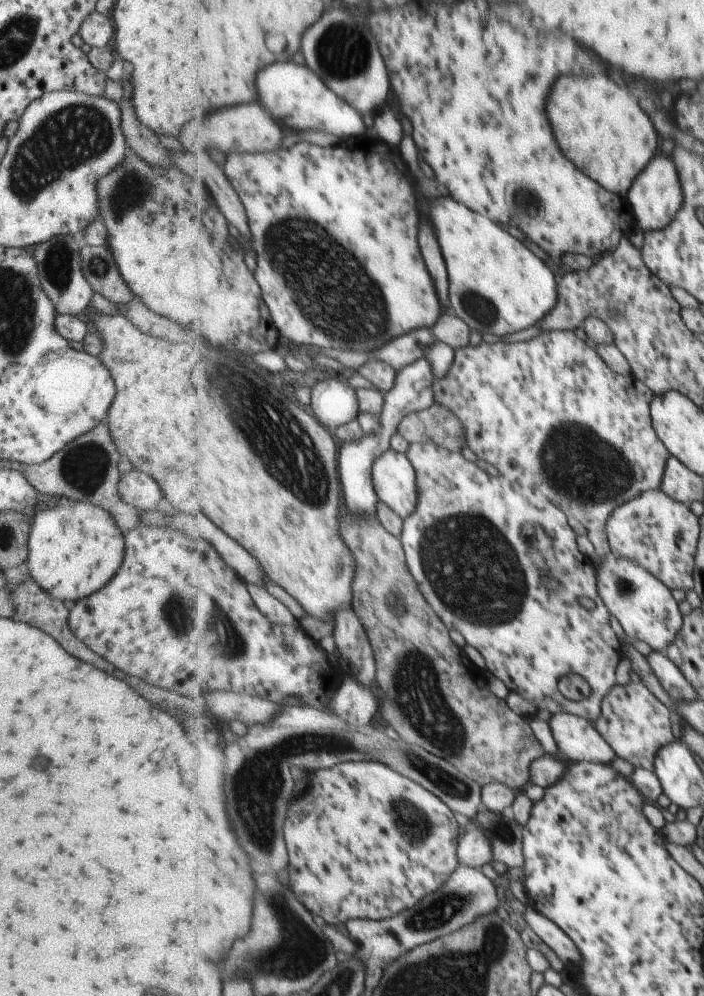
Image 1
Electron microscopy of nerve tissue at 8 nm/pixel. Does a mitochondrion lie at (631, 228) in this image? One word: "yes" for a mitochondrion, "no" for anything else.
no

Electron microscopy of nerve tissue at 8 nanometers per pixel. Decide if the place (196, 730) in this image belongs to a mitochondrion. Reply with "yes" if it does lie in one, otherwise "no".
no

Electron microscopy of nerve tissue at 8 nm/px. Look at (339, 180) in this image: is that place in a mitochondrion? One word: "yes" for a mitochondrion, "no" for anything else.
no

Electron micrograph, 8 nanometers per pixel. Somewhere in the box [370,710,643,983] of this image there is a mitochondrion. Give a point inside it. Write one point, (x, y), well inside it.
(439, 913)

